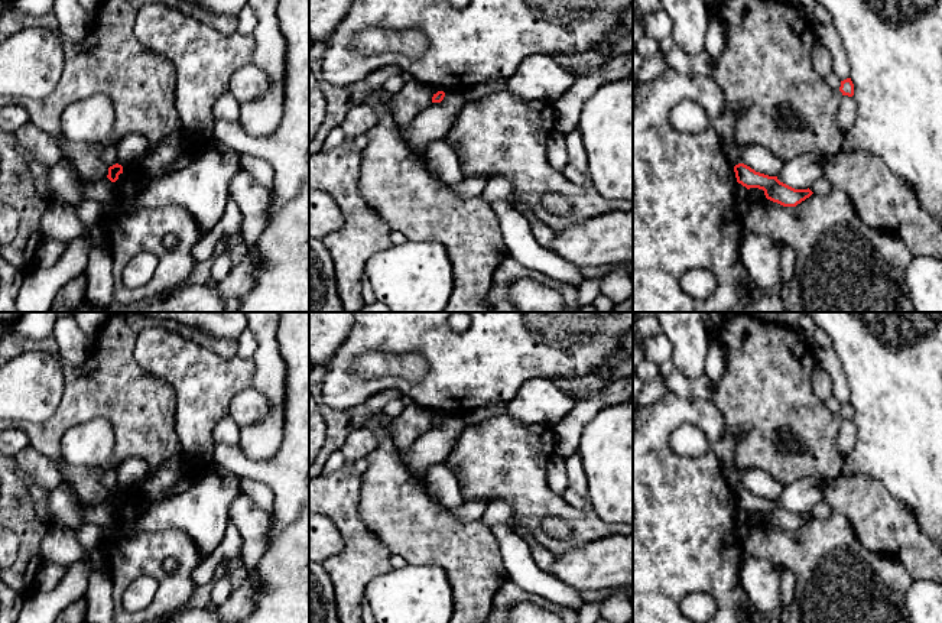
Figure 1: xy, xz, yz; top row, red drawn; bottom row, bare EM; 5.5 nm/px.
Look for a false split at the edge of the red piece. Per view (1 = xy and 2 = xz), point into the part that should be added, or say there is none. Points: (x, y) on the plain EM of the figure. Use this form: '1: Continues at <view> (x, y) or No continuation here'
1: No continuation here
2: No continuation here

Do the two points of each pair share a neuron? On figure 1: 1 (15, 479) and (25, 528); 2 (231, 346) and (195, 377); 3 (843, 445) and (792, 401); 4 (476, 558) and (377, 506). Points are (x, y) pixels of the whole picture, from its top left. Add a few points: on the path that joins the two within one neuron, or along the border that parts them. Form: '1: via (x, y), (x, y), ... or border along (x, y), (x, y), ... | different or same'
1: via (16, 490), (22, 516) | same
2: border along (189, 338), (223, 357), (237, 356) | different
3: border along (843, 419), (837, 435), (837, 448), (844, 457) | different
4: via (451, 544), (422, 532), (402, 515) | same

